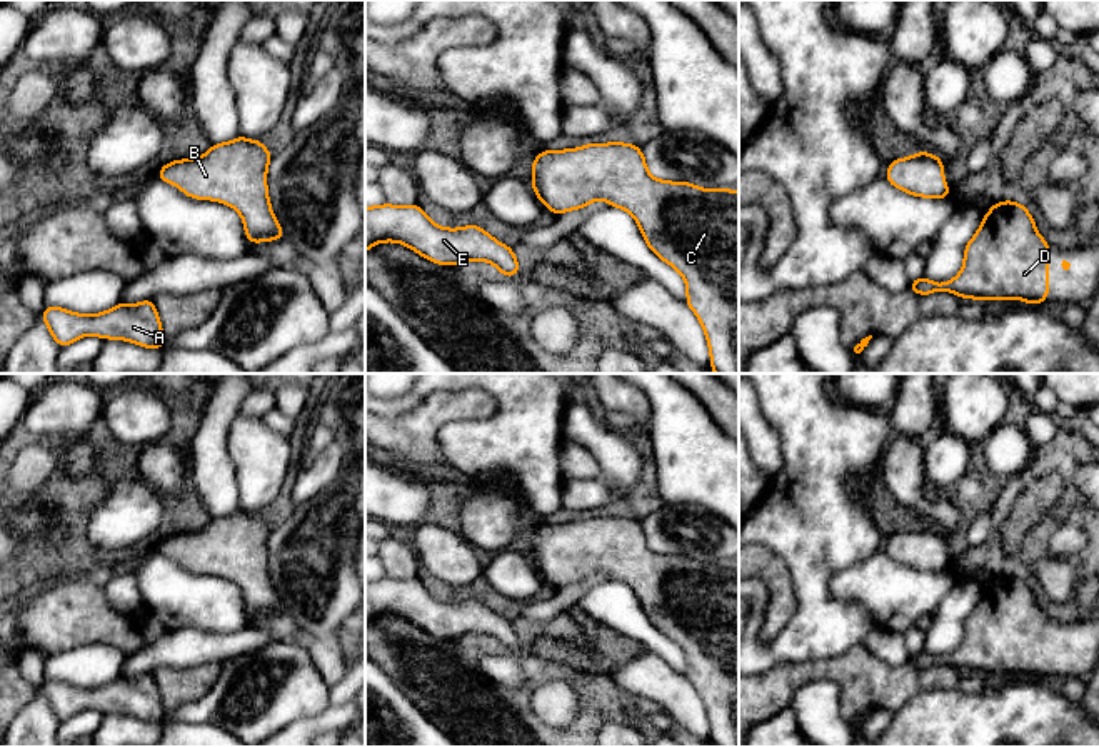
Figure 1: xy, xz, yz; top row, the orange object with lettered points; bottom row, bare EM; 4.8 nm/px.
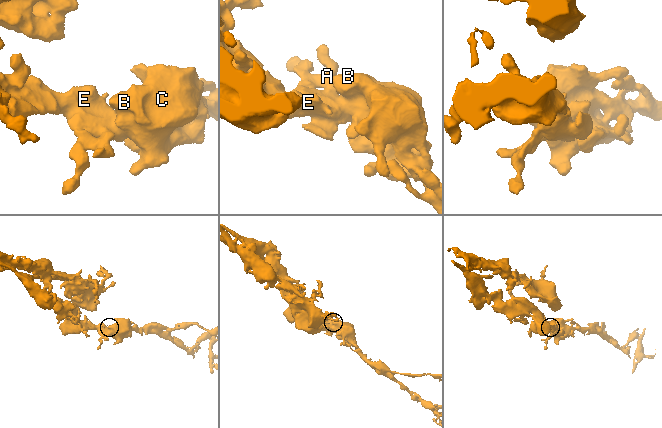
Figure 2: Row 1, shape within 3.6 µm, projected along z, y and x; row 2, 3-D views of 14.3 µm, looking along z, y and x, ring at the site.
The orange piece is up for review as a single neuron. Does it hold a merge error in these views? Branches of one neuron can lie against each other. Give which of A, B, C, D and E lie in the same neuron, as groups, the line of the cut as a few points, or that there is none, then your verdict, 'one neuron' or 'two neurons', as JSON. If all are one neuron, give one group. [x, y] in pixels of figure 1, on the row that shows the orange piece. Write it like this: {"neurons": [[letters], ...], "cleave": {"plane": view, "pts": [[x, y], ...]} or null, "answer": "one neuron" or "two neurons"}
{"neurons": [["A", "B", "C", "D", "E"]], "cleave": null, "answer": "one neuron"}

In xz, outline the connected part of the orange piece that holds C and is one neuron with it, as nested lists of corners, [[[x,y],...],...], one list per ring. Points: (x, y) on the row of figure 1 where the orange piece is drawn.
[[[622,142],[544,150],[532,162],[530,183],[537,198],[555,215],[584,208],[599,198],[627,210],[647,247],[682,275],[685,303],[707,337],[710,368],[715,374],[739,374],[739,190],[657,180],[647,172],[642,150]]]

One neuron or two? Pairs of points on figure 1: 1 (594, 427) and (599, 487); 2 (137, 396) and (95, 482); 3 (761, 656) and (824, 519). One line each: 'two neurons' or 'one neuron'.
1: one neuron
2: two neurons
3: one neuron

